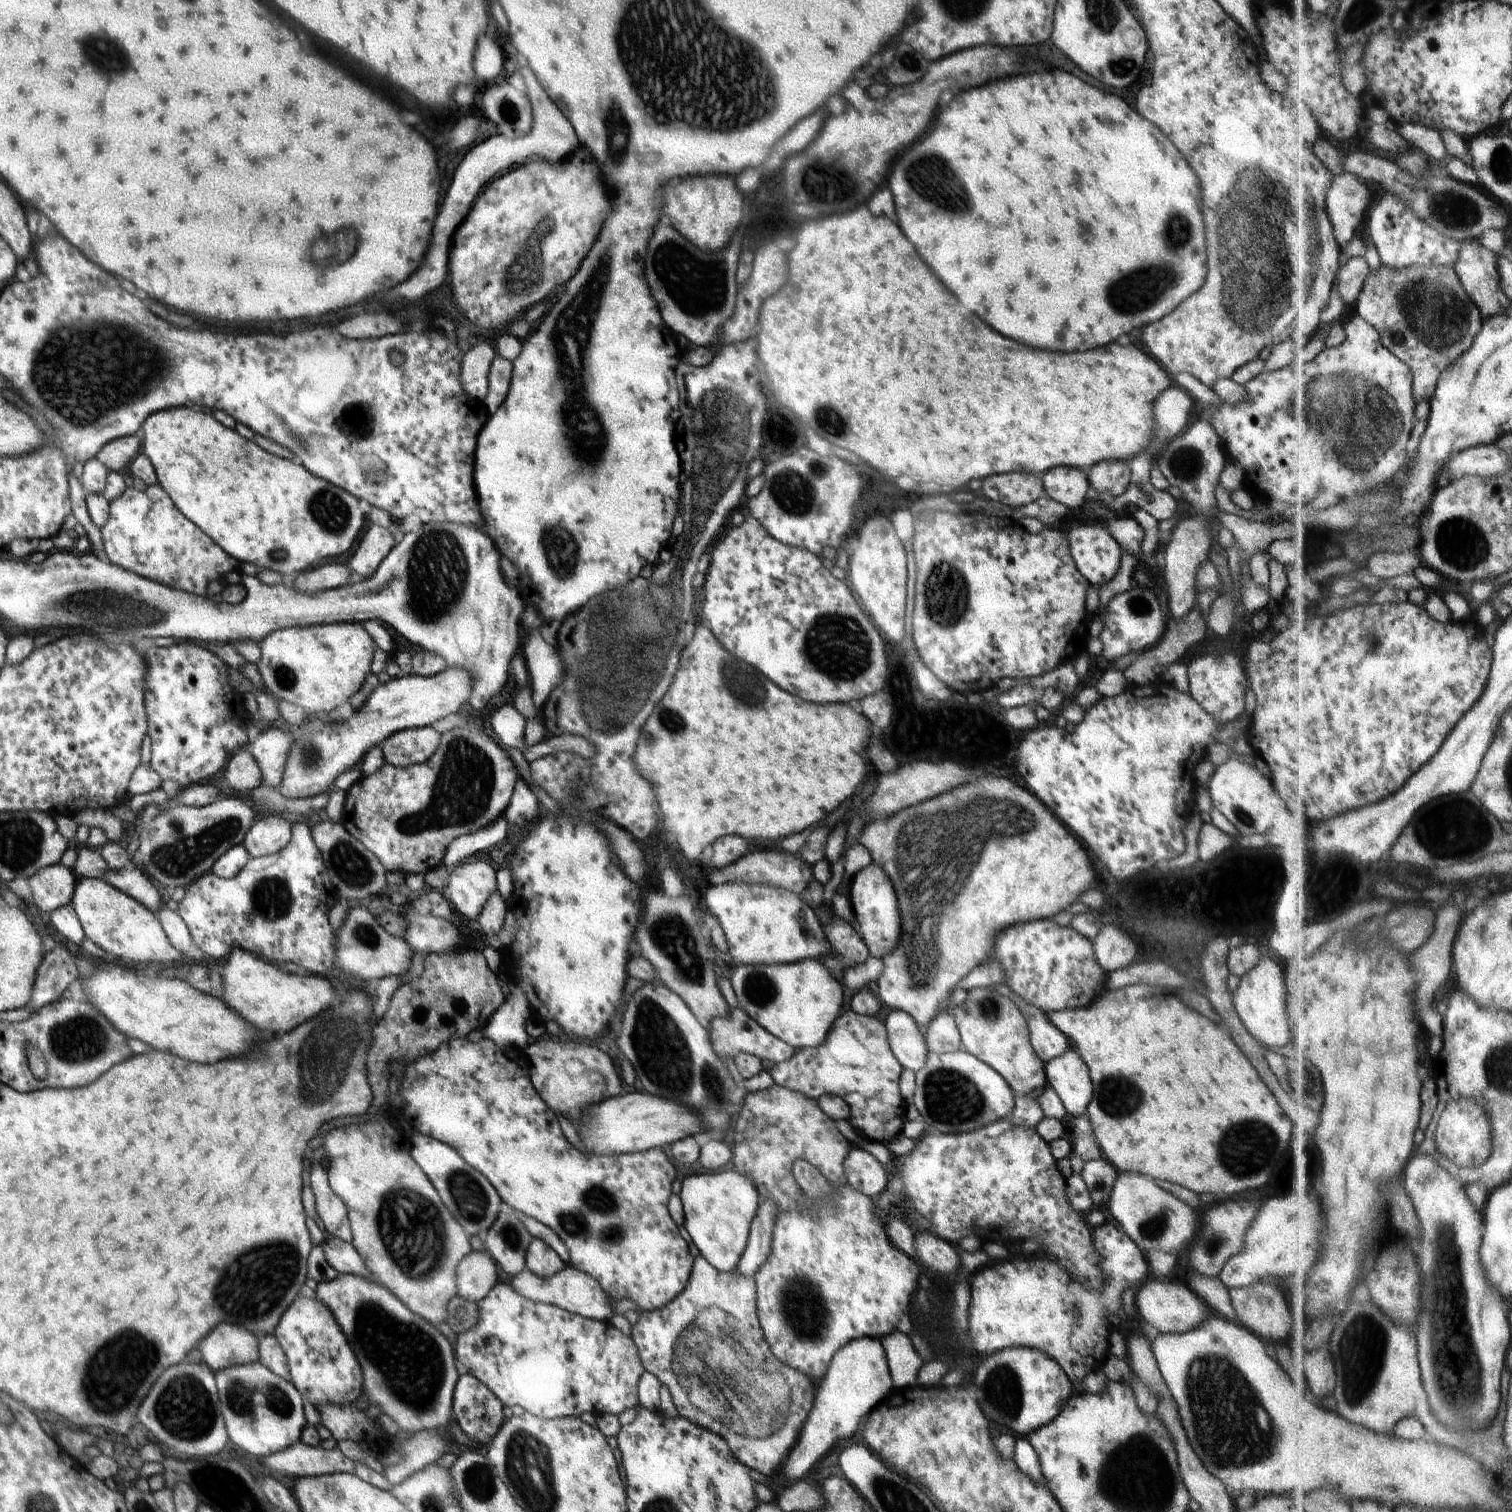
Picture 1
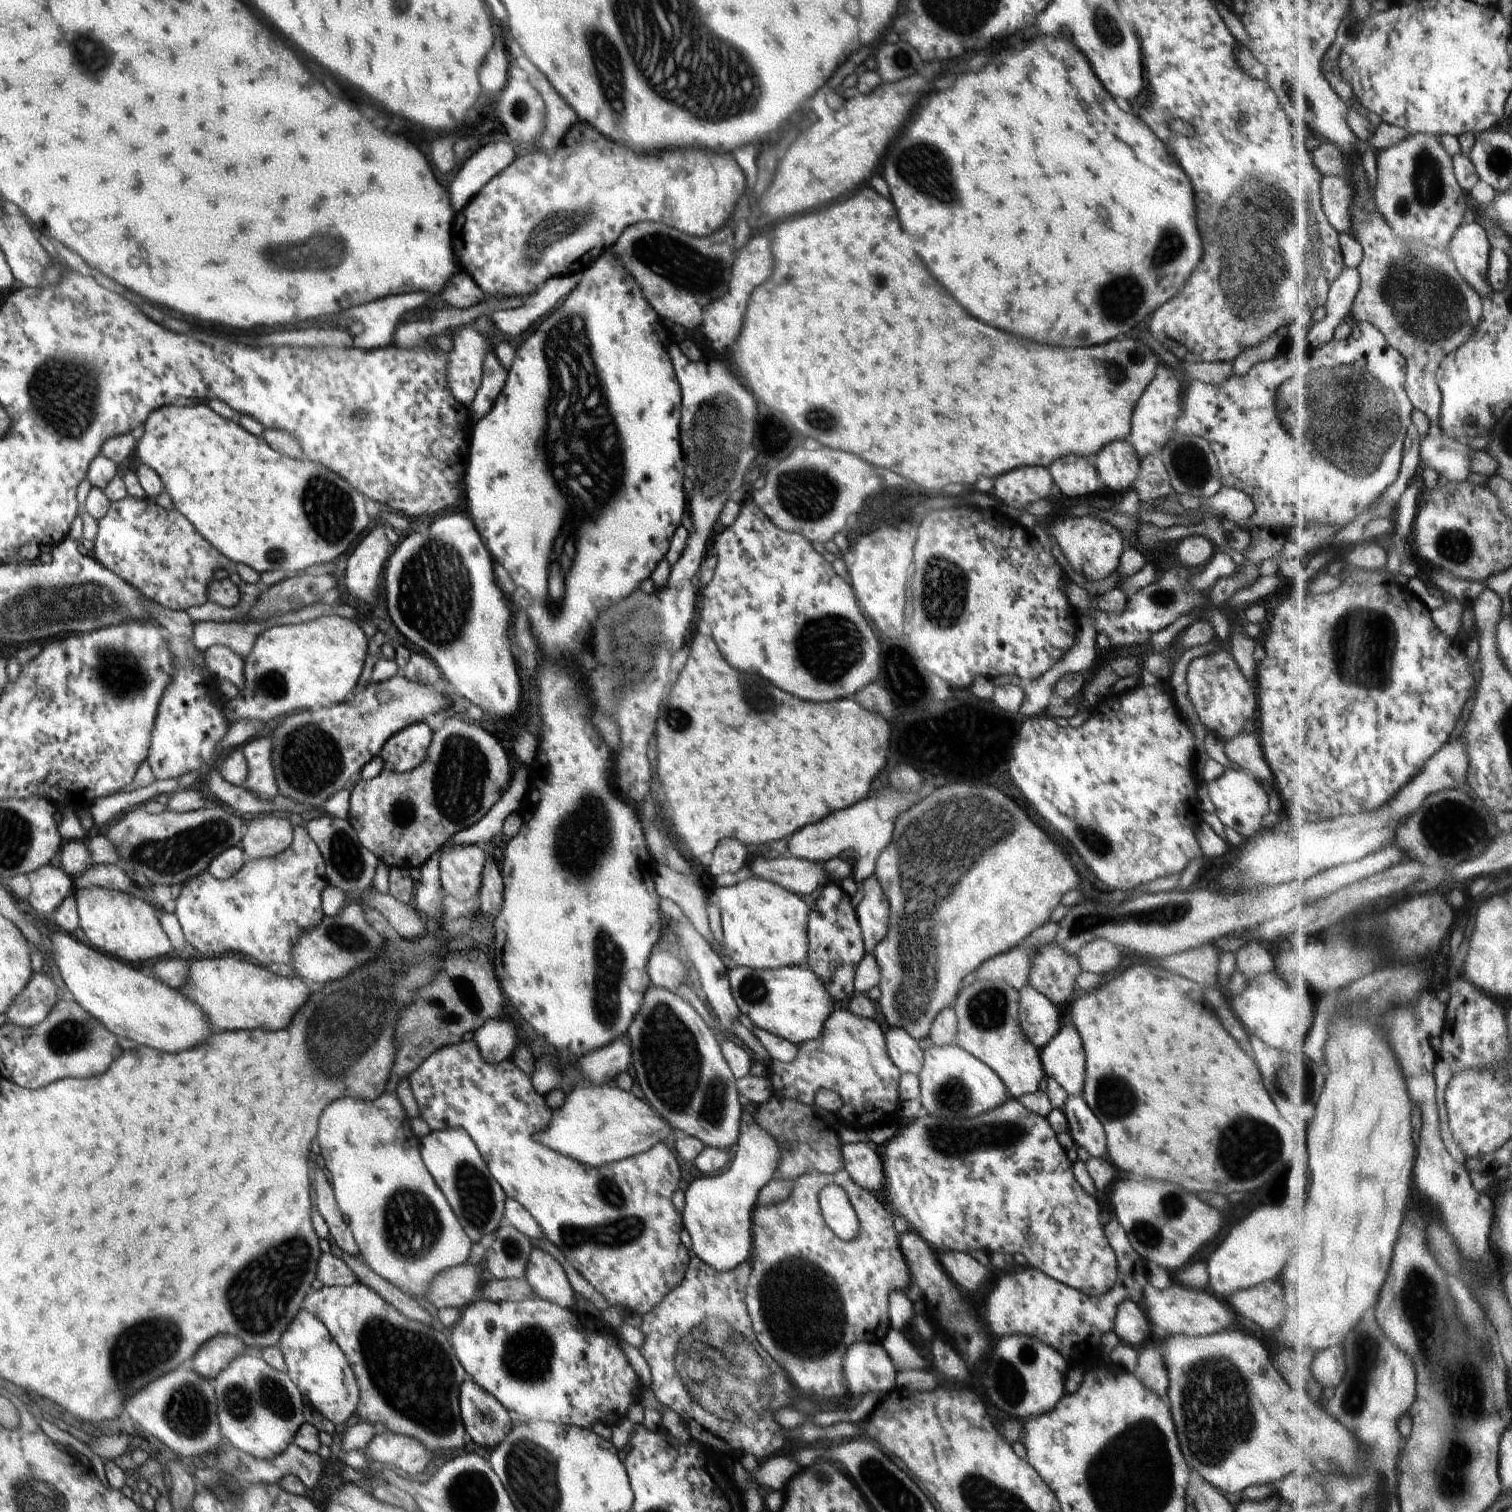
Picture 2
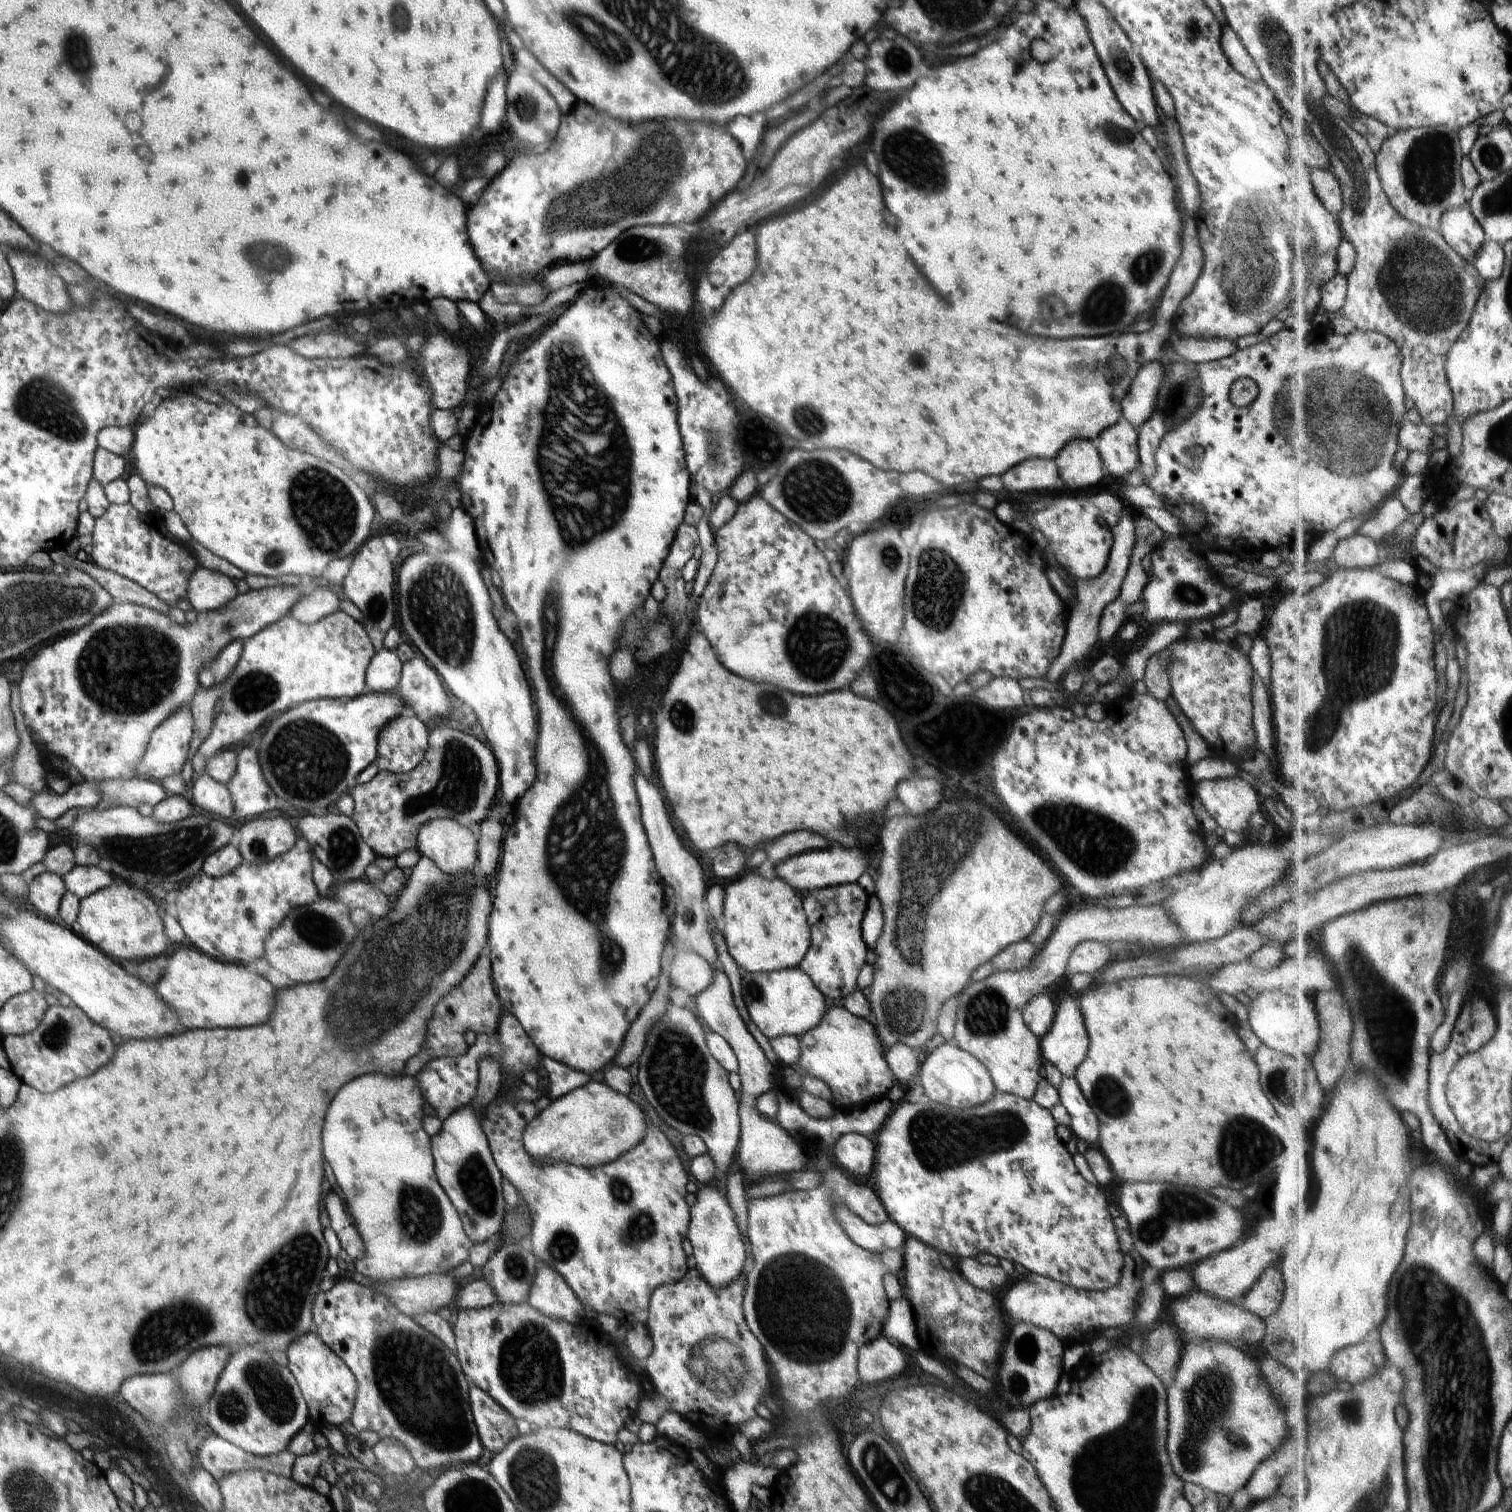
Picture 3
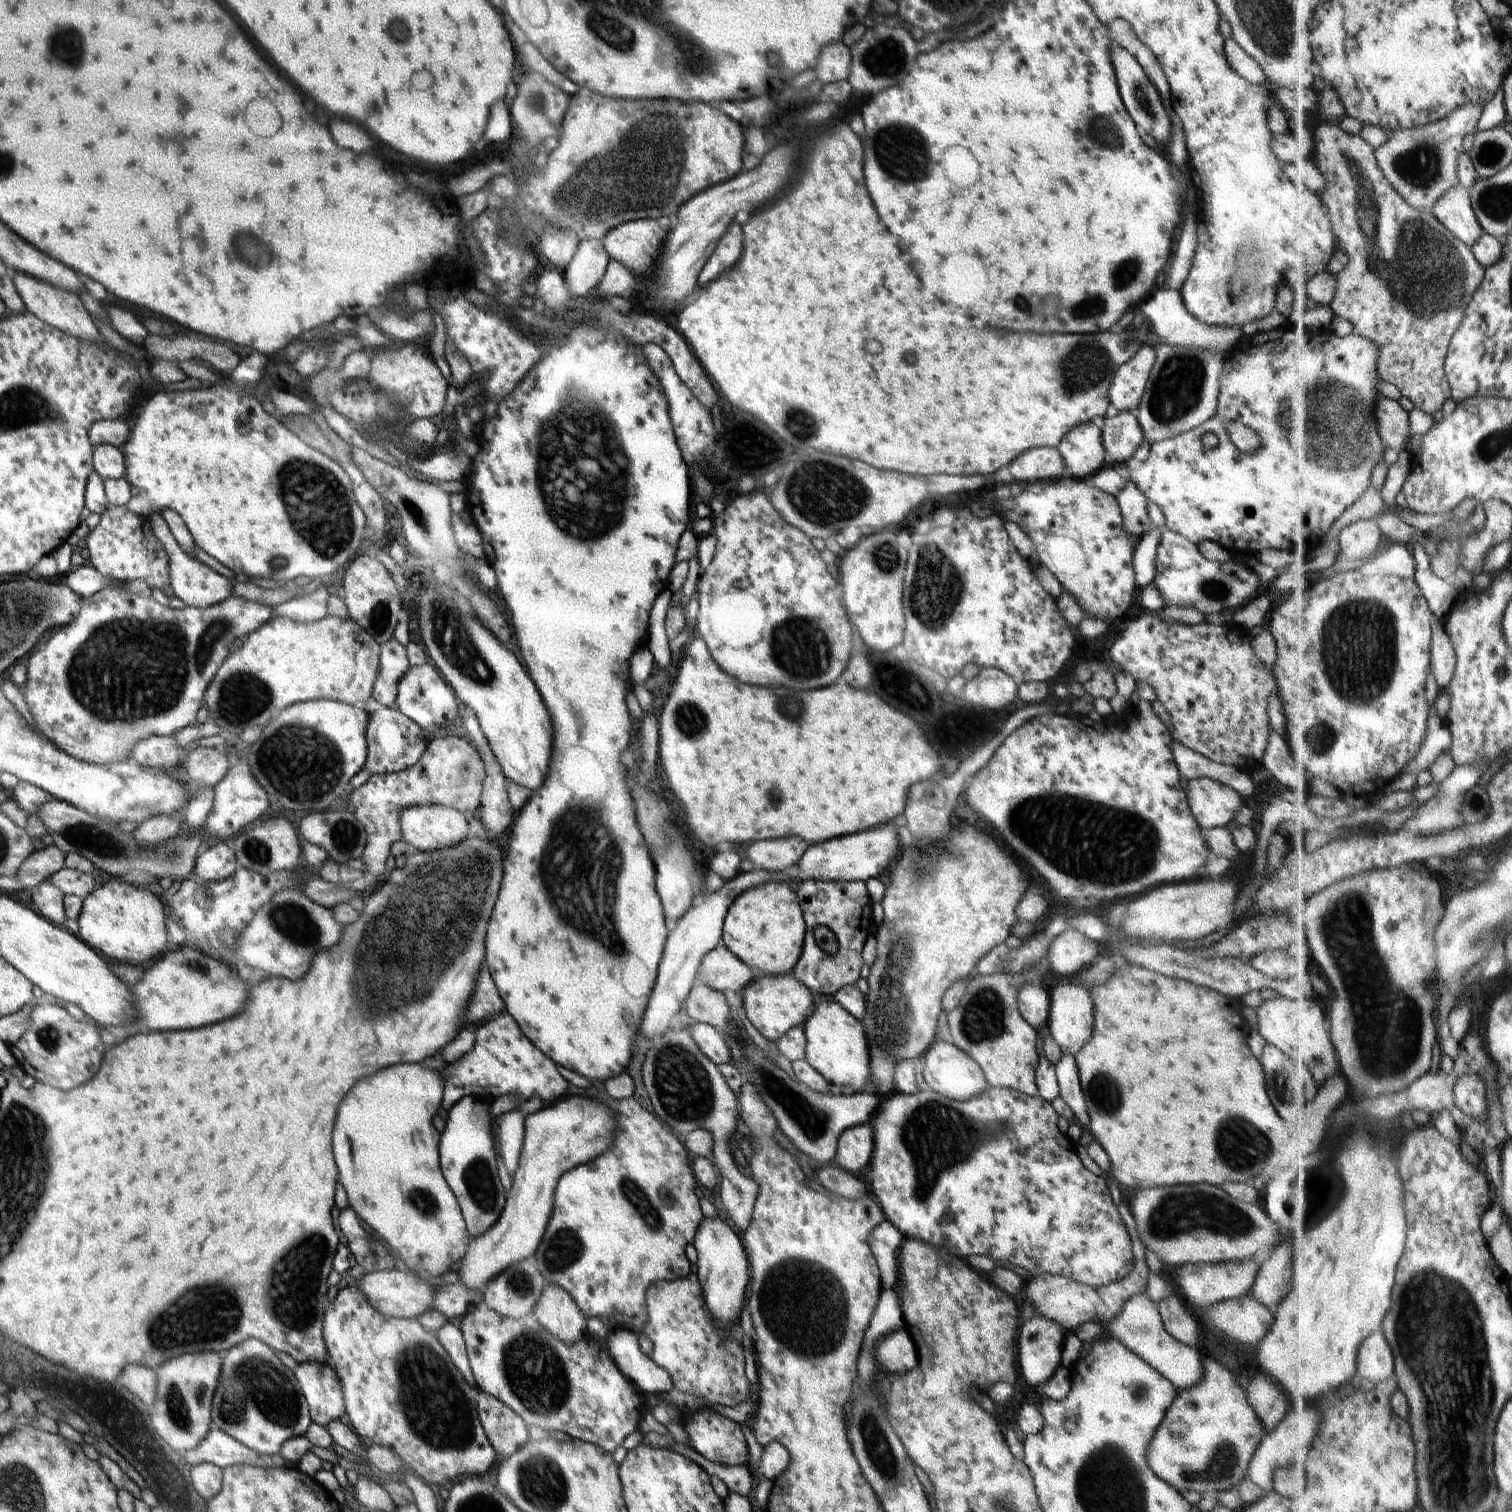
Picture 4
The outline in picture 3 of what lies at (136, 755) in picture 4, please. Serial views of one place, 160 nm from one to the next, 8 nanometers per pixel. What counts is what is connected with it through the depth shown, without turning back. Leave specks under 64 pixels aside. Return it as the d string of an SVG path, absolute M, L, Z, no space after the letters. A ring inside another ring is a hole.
M184 705L170 713L168 718L151 732L148 746L142 757L144 764L146 764L146 770L148 770L147 778L160 782L166 776L174 776L174 774L180 774L181 772L182 778L189 789L196 778L190 765L190 758L192 758L190 749L193 738L194 719L191 713L191 705Z

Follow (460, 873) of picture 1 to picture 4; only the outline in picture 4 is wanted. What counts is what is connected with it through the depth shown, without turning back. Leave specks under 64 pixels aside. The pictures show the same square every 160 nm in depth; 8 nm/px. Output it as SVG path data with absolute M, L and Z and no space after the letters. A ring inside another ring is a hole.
M422 805L405 808L399 813L399 824L403 840L410 846L414 846L416 850L424 852L456 846L457 843L470 838L473 832L461 812L444 805Z

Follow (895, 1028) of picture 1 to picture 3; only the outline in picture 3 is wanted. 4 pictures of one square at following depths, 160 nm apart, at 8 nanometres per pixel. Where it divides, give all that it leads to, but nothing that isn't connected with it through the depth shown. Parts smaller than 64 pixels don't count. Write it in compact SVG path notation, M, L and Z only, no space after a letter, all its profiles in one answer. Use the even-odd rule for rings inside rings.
M896 1043L885 1048L885 1051L885 1059L896 1081L900 1081L905 1090L910 1090L912 1084L917 1081L919 1072L920 1062L916 1050L904 1043Z

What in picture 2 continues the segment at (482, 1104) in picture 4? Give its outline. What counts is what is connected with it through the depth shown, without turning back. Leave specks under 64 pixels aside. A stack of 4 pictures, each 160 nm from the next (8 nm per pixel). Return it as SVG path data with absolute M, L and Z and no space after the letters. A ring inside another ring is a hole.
M504 1017L487 1020L474 1036L482 1058L490 1064L510 1060L520 1045L514 1025ZM460 1127L445 1131L432 1131L420 1138L420 1156L426 1170L452 1206L456 1218L473 1243L500 1226L505 1207L505 1192L492 1178L488 1165L480 1156L472 1139Z

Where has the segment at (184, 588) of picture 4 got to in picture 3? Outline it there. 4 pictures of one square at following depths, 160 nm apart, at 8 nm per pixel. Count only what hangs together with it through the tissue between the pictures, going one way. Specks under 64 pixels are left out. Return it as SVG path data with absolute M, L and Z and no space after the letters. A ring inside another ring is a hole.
M198 565L188 579L187 598L199 612L218 610L228 604L236 595L236 585L229 576Z

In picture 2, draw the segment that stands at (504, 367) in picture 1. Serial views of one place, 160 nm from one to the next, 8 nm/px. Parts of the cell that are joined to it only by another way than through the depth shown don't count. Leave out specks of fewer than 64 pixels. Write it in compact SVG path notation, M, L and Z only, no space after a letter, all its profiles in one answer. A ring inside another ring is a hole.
M492 350L487 351L483 362L480 388L468 407L474 423L483 419L489 413L496 399L500 396L506 379L507 370L500 364L498 357Z

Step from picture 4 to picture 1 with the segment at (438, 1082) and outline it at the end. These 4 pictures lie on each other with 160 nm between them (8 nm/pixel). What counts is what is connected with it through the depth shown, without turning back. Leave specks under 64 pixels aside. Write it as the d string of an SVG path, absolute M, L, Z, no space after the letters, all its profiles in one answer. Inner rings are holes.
M389 1118L372 1119L363 1124L357 1120L356 1124L330 1130L330 1134L324 1138L324 1152L330 1163L328 1183L347 1207L352 1246L381 1285L413 1314L435 1327L448 1318L448 1304L458 1295L457 1267L473 1249L470 1236L442 1204L430 1180L410 1157L410 1150L410 1138L393 1127Z

